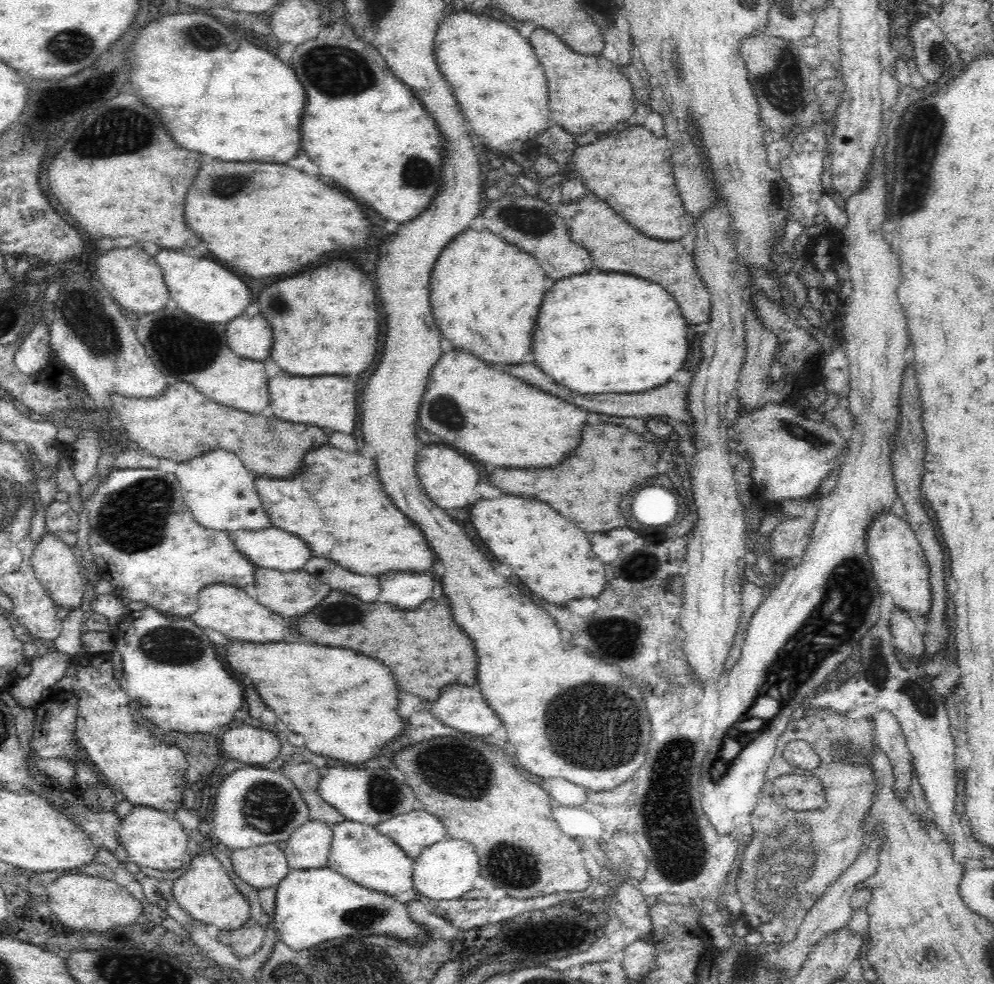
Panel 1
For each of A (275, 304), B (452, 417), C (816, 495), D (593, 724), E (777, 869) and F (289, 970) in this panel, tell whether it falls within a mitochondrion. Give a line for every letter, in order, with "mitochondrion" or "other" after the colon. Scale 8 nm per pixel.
A: mitochondrion
B: mitochondrion
C: other
D: mitochondrion
E: mitochondrion
F: mitochondrion

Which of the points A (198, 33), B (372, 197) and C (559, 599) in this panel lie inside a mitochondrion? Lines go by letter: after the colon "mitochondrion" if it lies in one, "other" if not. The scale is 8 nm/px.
A: mitochondrion
B: other
C: other

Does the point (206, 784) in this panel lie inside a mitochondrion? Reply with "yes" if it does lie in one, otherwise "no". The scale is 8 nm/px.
no

